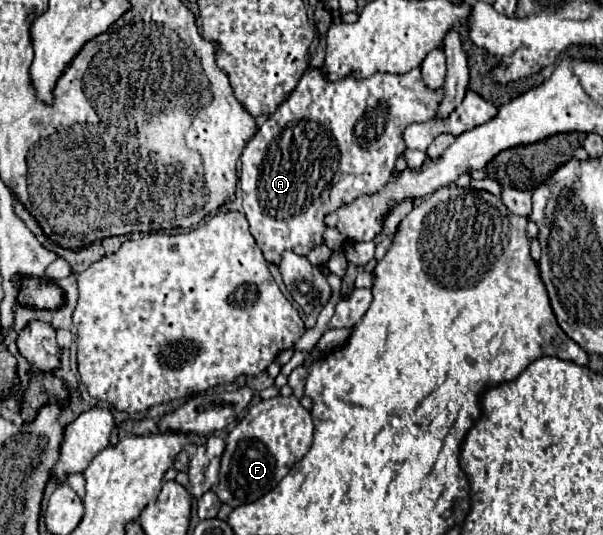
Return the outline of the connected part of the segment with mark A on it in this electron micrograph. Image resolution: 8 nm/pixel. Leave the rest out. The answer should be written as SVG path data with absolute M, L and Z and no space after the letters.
M309 68L289 100L257 128L241 154L243 210L265 260L279 264L283 250L307 256L309 250L323 244L325 214L385 186L391 180L397 154L405 150L403 130L413 122L433 120L441 100L443 90L427 88L420 68L407 74L377 72L369 78L345 76L337 82L331 82L321 68Z

